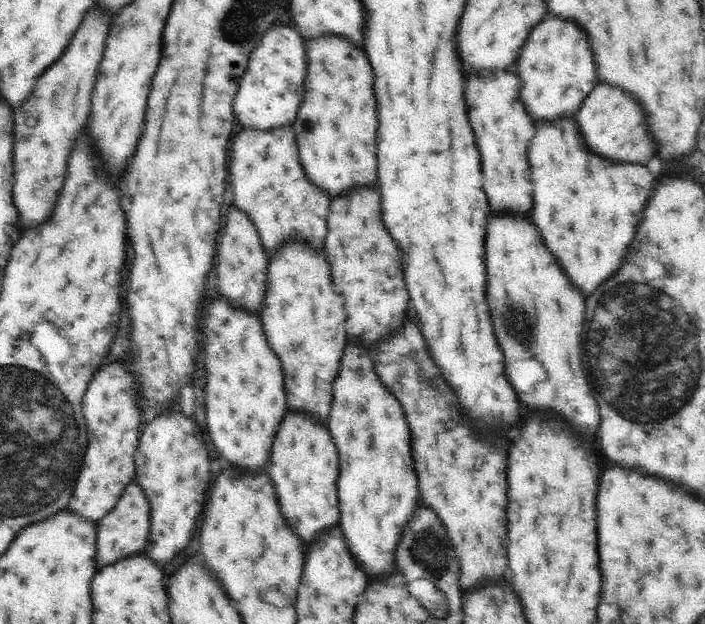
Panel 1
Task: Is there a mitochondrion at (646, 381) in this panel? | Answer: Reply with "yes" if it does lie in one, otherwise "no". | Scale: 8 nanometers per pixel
yes

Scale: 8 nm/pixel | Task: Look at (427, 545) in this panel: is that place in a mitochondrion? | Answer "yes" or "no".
yes

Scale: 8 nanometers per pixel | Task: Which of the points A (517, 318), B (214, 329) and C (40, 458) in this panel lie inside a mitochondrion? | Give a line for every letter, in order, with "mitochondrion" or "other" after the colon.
A: mitochondrion
B: mitochondrion
C: mitochondrion

